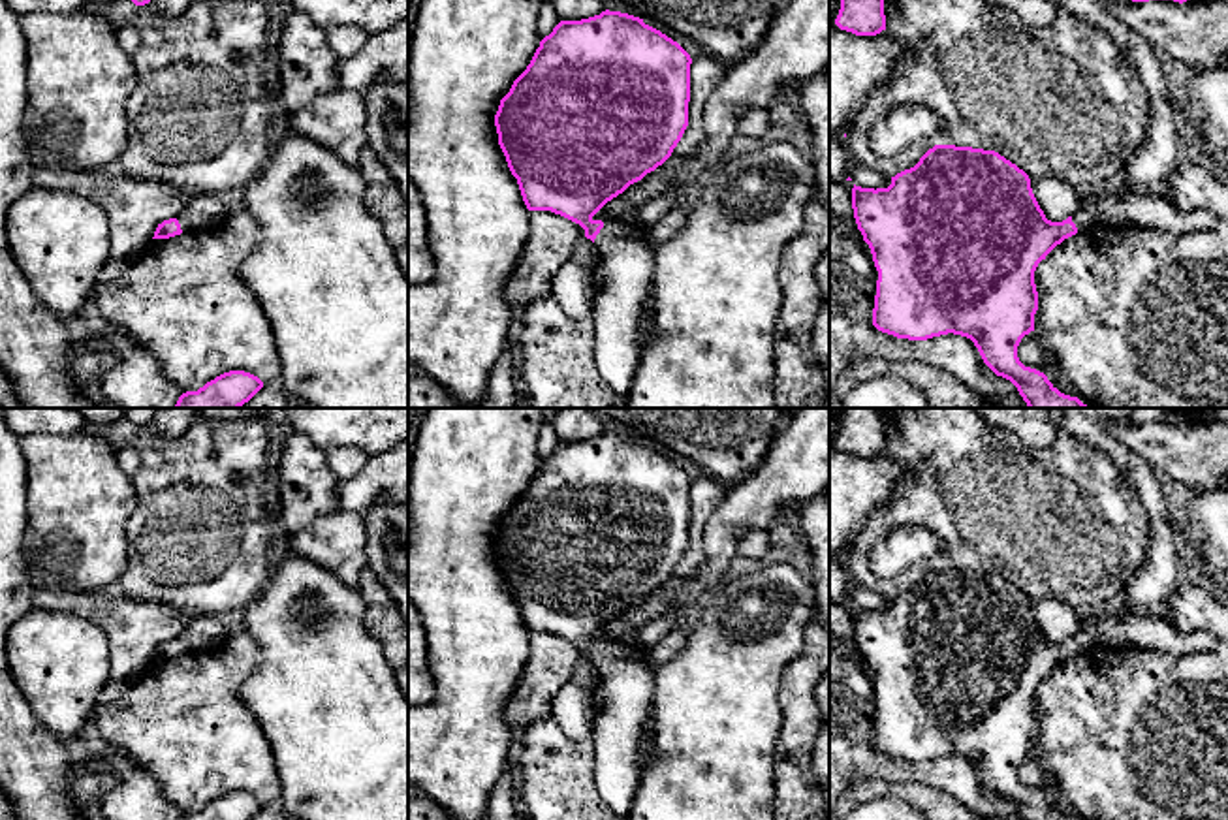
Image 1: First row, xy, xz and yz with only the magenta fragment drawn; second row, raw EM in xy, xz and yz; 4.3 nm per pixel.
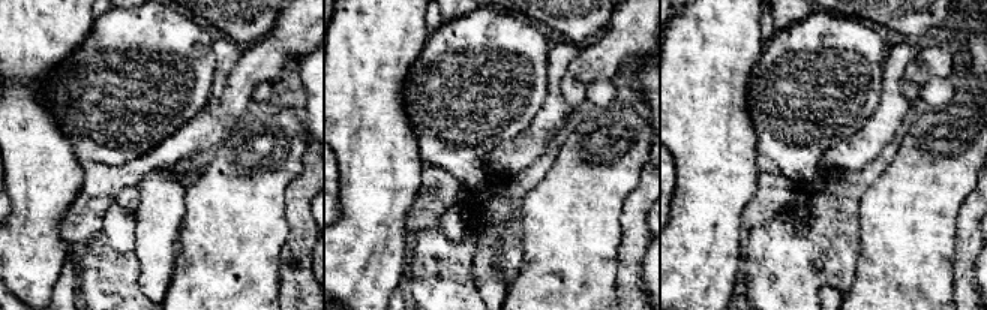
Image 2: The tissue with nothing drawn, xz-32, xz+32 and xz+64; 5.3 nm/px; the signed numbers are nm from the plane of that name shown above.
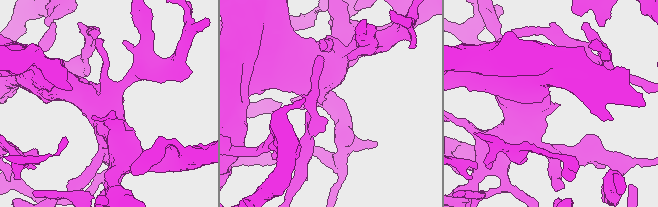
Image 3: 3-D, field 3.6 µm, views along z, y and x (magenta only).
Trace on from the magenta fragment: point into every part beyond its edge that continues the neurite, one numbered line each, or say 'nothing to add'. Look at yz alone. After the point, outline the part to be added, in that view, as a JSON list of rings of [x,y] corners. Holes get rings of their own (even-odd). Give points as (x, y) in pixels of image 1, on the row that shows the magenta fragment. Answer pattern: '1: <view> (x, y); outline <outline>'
1: yz (1148, 207); outline [[[1130,186],[1125,196],[1110,196],[1108,199],[1091,196],[1081,199],[1072,222],[1078,231],[1106,222],[1111,226],[1132,224],[1187,233],[1213,228],[1217,218],[1207,211],[1179,211],[1162,190]]]

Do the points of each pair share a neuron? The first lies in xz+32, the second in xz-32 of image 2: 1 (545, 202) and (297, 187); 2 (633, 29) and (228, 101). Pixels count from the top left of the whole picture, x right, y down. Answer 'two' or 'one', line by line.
1: two
2: one

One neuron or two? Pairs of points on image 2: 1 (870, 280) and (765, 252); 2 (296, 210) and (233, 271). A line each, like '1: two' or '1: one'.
1: two
2: two

